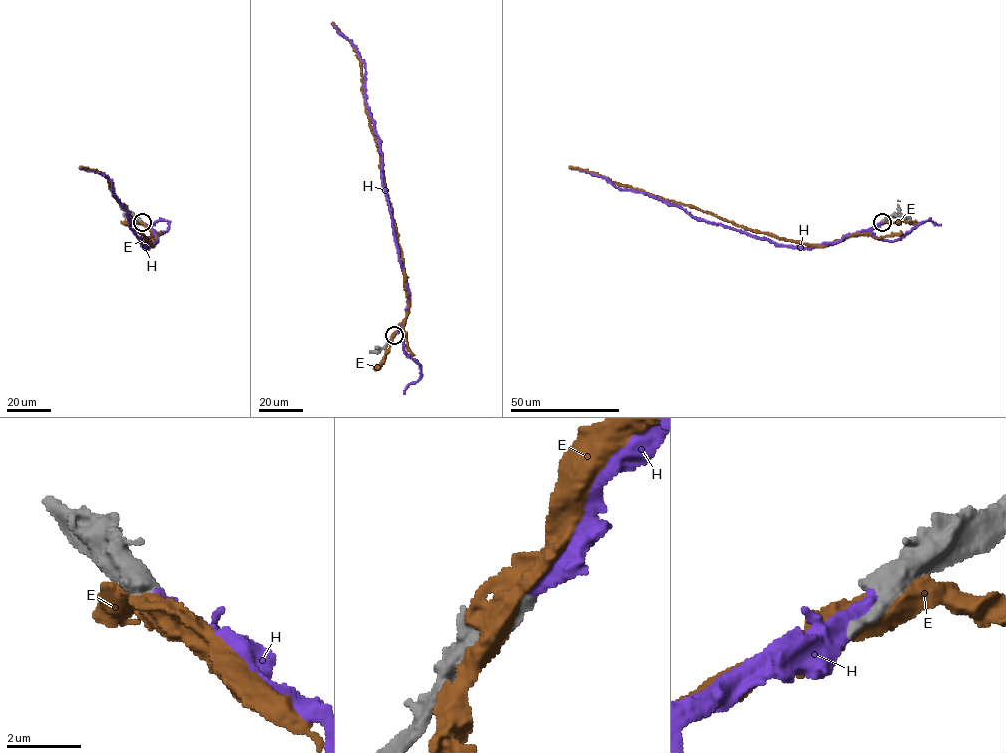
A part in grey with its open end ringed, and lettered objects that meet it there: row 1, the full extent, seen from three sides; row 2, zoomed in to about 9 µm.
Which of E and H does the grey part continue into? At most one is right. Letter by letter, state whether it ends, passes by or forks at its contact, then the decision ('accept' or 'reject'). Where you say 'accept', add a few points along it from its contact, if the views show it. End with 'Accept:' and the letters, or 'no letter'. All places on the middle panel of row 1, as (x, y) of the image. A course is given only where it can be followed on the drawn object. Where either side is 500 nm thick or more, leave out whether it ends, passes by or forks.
E: reject
H: it ends; accept; course (394, 335), (405, 319), (409, 292), (382, 184), (380, 140), (365, 101), (365, 64), (350, 40), (331, 23)
Accept: H

